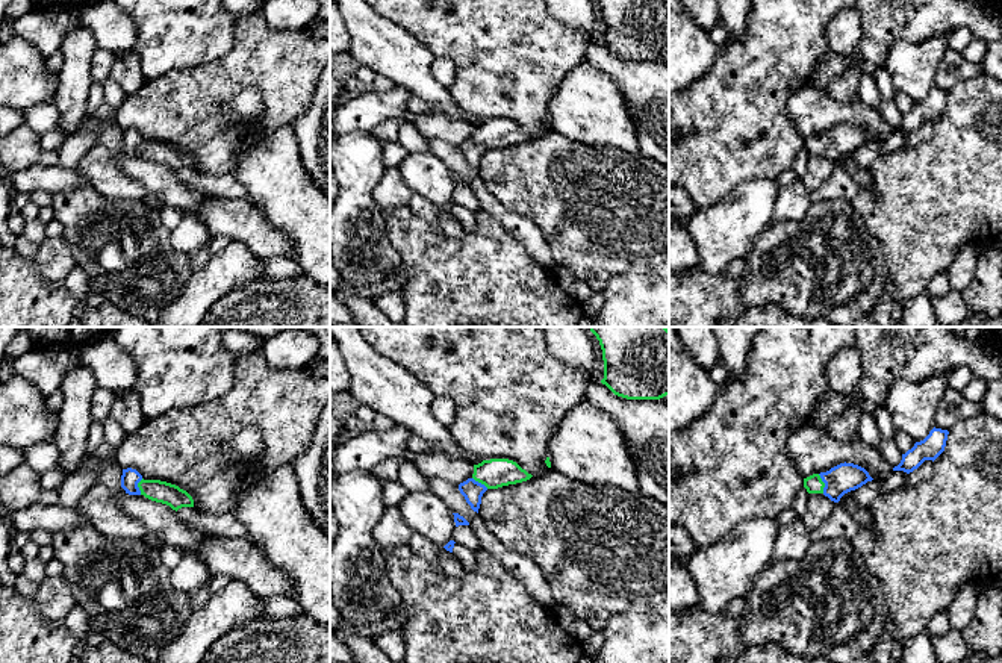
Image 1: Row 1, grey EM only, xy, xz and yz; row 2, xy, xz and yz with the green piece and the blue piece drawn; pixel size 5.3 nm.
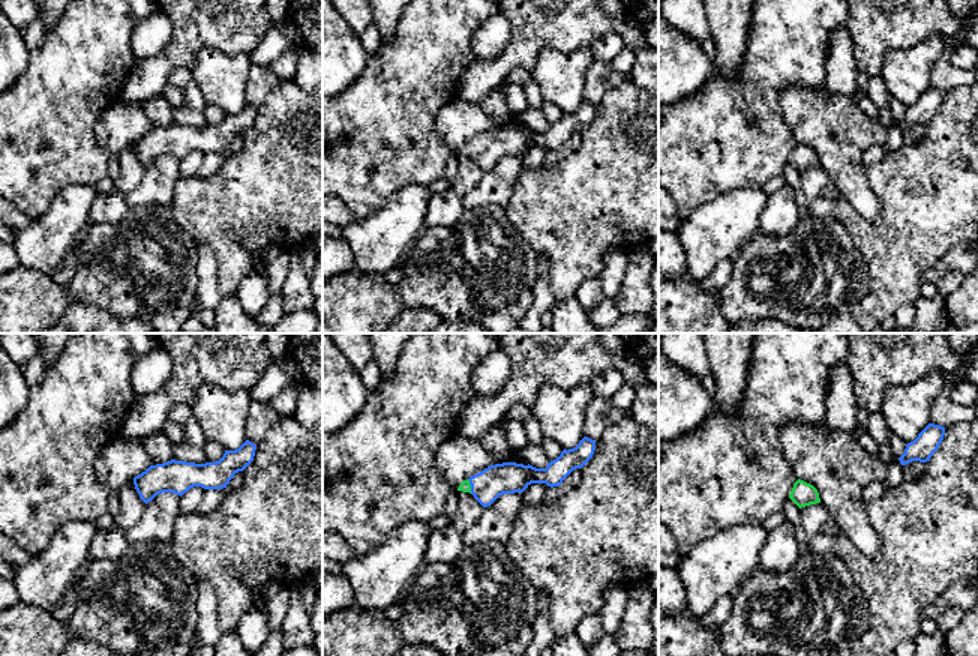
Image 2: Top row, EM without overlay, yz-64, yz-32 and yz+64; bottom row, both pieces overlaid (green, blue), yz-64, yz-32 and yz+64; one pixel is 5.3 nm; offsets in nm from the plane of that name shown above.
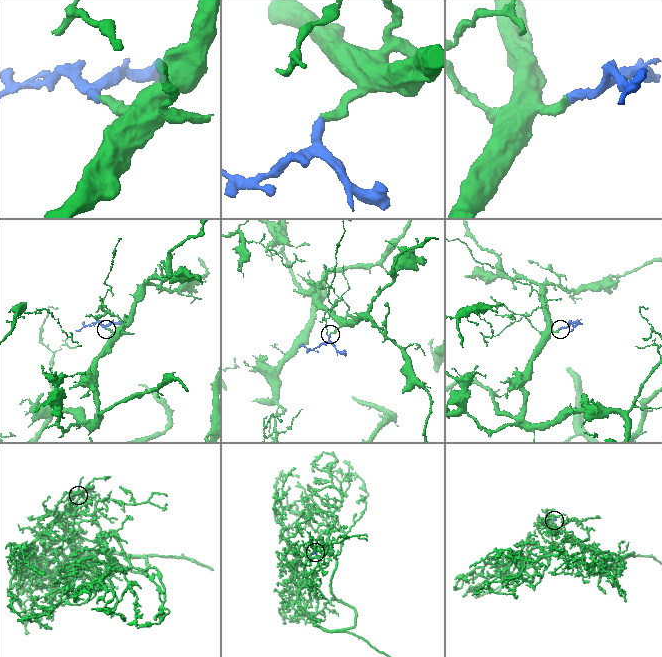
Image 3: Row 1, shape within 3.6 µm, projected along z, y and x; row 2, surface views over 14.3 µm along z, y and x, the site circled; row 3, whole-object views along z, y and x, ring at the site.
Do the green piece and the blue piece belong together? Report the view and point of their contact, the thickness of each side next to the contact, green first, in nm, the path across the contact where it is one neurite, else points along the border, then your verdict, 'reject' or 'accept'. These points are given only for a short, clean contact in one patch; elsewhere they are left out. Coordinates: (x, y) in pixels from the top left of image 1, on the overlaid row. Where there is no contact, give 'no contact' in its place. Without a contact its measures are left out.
contact yz (824, 483); calibres 90 and 160 nm; way yz (813, 483), (824, 483), (834, 483), (845, 477); accept

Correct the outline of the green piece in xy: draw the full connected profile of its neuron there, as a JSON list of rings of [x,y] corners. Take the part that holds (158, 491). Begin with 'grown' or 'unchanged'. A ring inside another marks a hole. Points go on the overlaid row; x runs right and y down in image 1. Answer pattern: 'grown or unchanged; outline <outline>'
grown; outline [[[132,468],[123,469],[121,487],[129,495],[144,495],[151,501],[170,506],[176,512],[182,507],[194,507],[194,500],[186,490],[166,481],[144,480],[142,475]]]

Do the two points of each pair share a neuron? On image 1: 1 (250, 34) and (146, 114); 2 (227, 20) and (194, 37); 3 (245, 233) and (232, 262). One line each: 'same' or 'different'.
1: same
2: same
3: different

